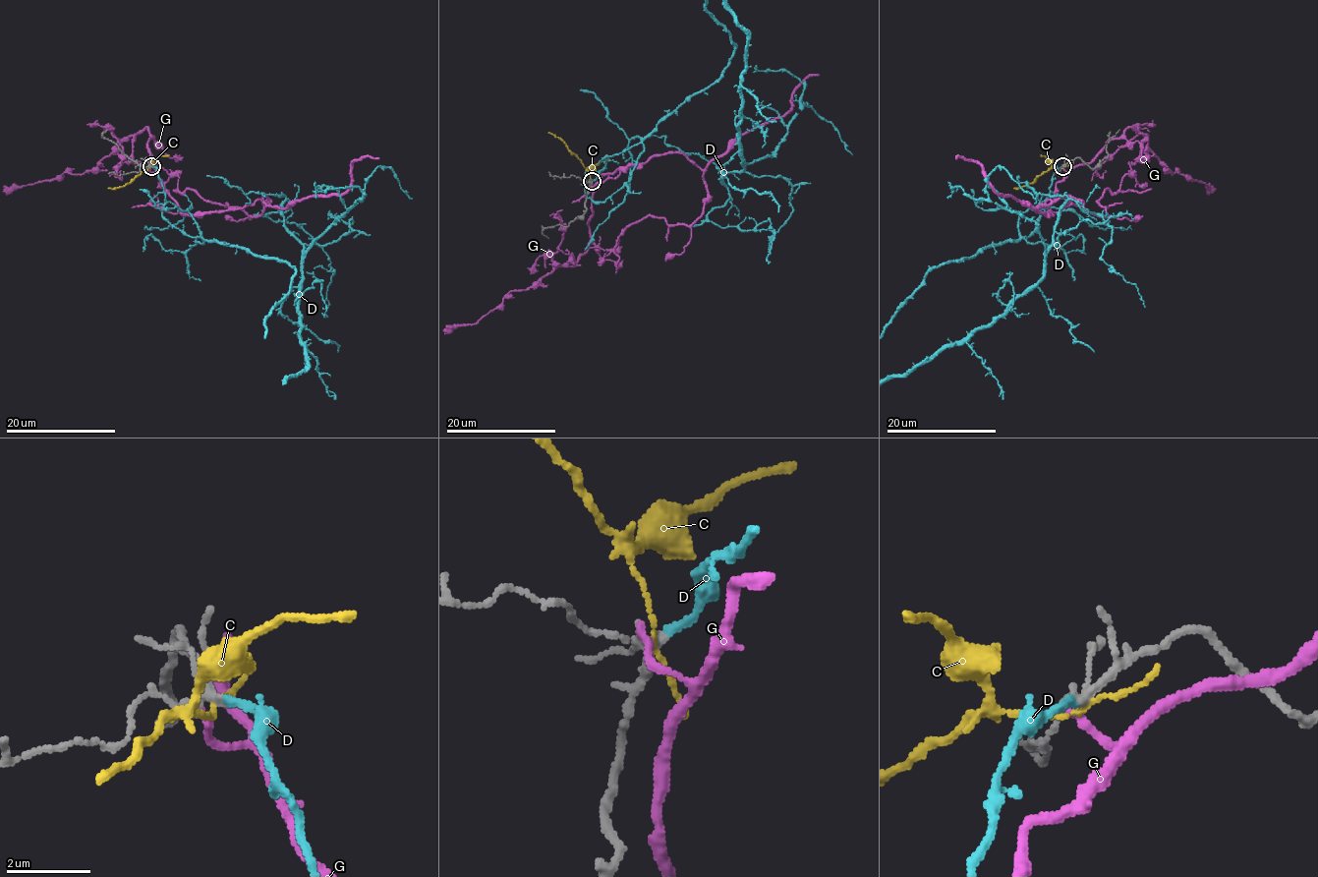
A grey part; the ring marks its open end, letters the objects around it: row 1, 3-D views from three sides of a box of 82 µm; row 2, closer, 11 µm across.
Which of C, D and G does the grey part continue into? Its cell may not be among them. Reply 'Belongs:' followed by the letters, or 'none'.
Belongs: D

